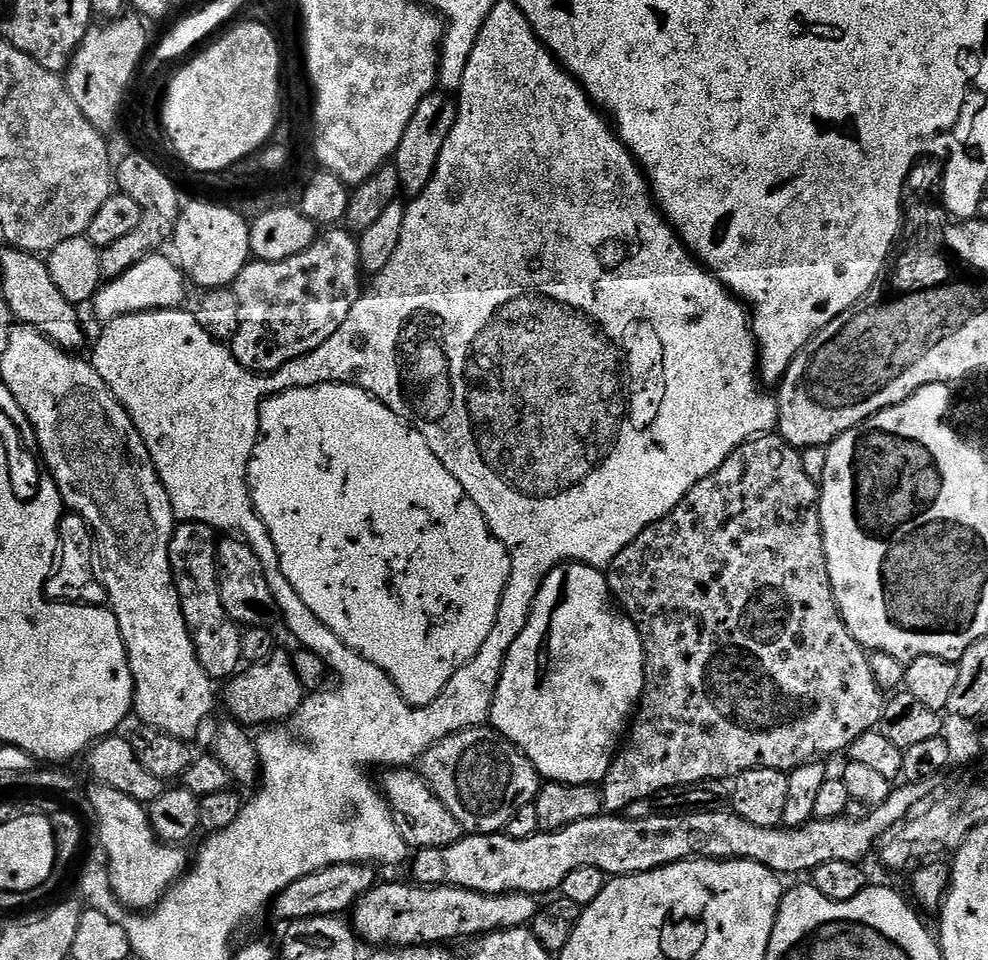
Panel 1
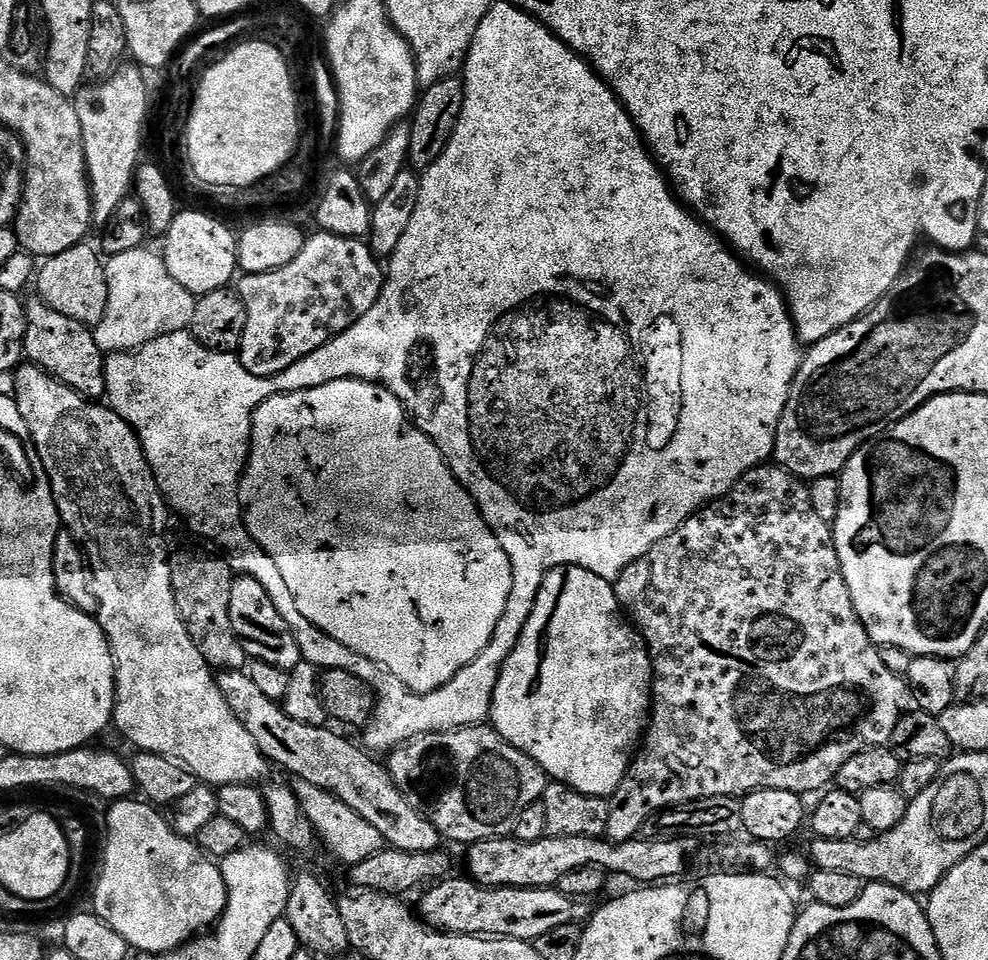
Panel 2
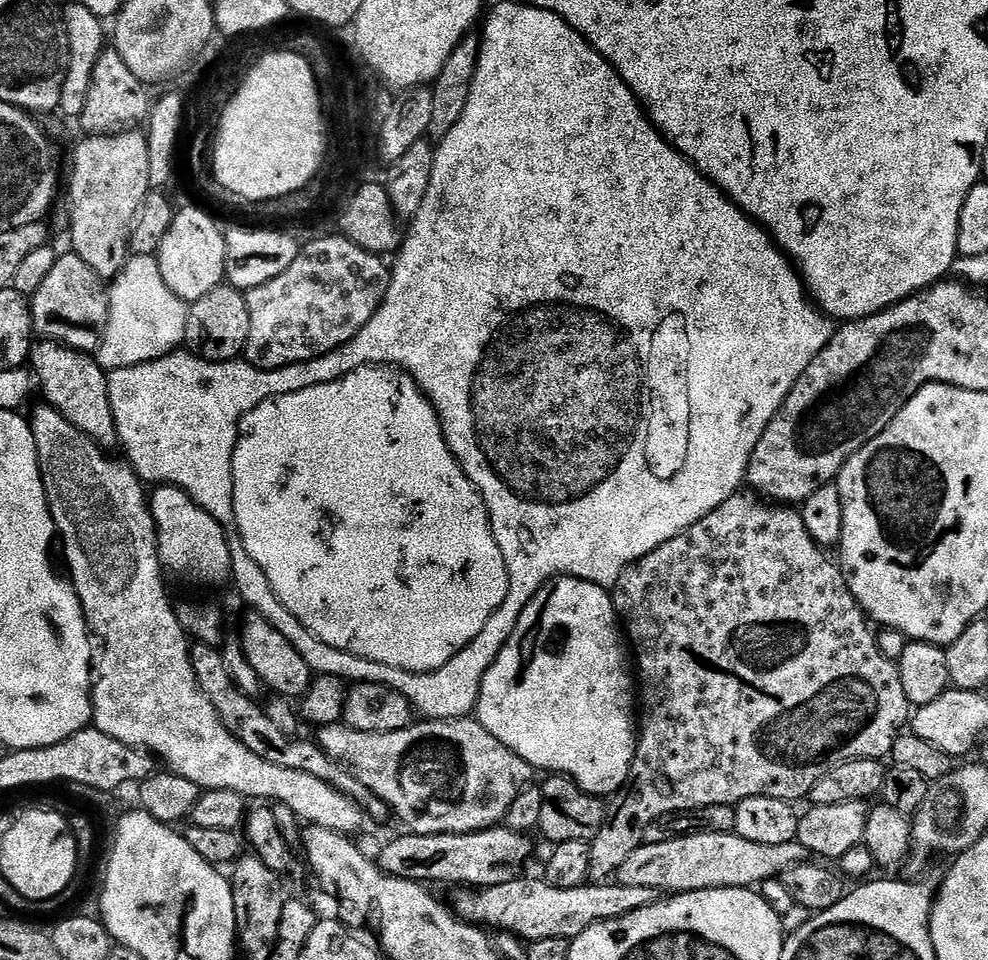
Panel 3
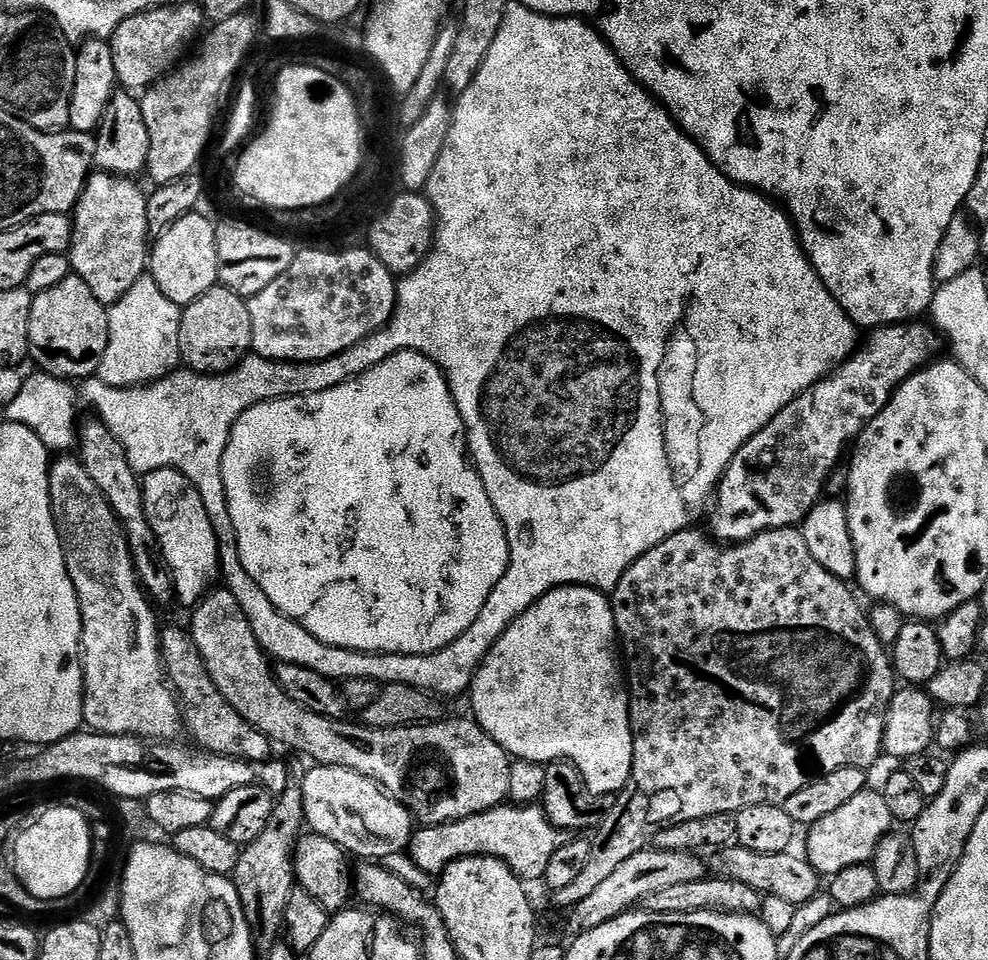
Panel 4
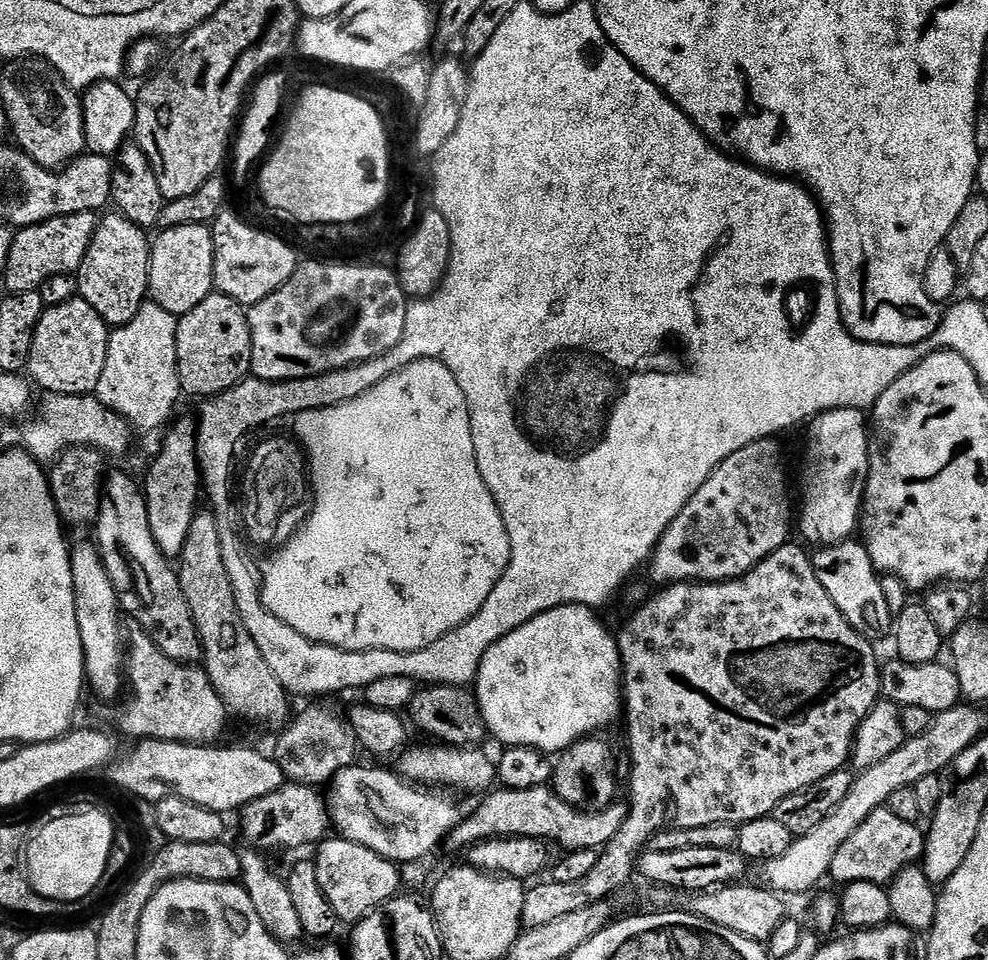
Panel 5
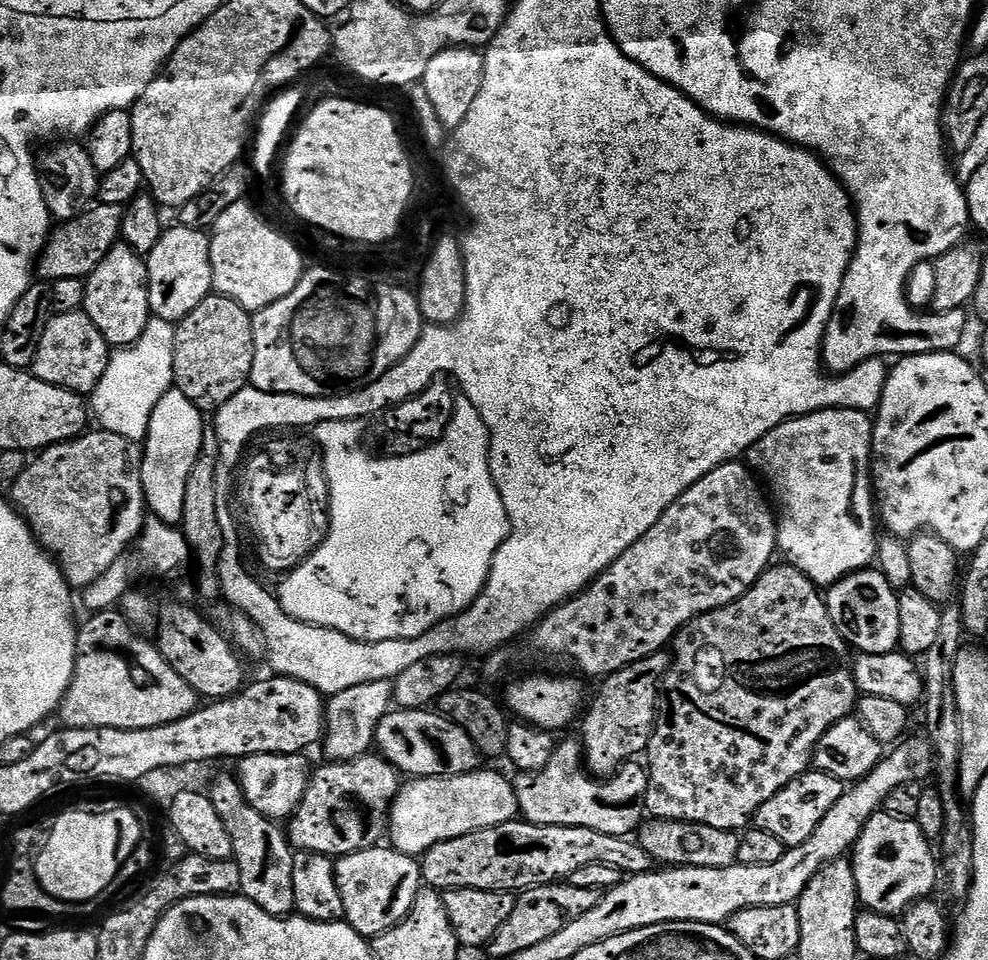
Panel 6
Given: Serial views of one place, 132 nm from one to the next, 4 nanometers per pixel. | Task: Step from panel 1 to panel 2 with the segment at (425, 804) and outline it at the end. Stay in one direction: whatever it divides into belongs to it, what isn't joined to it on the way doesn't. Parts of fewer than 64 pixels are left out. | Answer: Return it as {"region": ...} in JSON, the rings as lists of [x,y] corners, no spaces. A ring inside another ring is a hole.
{"region":[[[224,670],[216,676],[216,685],[222,690],[222,698],[234,710],[238,722],[246,726],[250,738],[260,753],[273,765],[285,768],[296,780],[304,780],[310,786],[318,786],[330,792],[343,804],[350,806],[372,827],[377,837],[387,847],[407,852],[434,852],[441,847],[442,837],[432,823],[423,816],[398,790],[387,767],[371,760],[369,753],[359,743],[351,744],[344,736],[331,732],[328,726],[319,728],[306,722],[294,722],[277,701],[266,698],[243,670]]]}

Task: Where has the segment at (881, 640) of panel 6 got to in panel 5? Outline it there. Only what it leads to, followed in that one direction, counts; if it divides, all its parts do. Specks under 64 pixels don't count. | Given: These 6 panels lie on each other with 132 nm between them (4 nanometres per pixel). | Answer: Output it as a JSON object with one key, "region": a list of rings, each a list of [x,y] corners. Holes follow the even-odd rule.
{"region":[[[849,538],[841,541],[840,544],[826,544],[817,547],[811,553],[811,558],[814,570],[818,574],[818,582],[822,582],[822,586],[826,586],[826,594],[830,594],[830,598],[834,598],[834,606],[838,606],[838,610],[842,610],[846,622],[850,622],[850,626],[854,626],[854,630],[858,630],[858,634],[862,634],[867,640],[876,642],[879,641],[879,636],[884,636],[887,632],[889,635],[893,631],[894,617],[892,611],[886,606],[886,597],[882,595],[881,573],[877,572],[876,567],[872,565],[870,554],[859,539]]]}

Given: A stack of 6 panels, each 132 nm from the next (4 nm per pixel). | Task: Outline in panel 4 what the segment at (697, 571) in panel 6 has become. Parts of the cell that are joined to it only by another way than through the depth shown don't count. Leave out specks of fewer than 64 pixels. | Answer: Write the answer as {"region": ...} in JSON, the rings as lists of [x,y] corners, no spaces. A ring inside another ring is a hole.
{"region":[[[909,322],[875,329],[869,335],[872,337],[865,344],[863,341],[839,368],[825,376],[810,391],[794,398],[790,406],[783,408],[761,432],[754,434],[754,438],[742,446],[742,450],[738,450],[714,493],[716,513],[712,516],[711,535],[717,541],[728,546],[745,544],[763,532],[803,525],[812,507],[819,504],[825,495],[834,473],[839,469],[836,467],[844,451],[846,456],[866,426],[882,414],[892,393],[901,384],[937,359],[936,351],[942,348],[941,337],[935,327],[925,324]]]}

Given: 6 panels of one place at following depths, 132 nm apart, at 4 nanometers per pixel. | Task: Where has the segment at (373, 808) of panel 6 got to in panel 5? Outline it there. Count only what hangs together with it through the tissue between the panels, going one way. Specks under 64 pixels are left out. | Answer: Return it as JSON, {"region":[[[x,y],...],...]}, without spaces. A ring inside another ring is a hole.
{"region":[[[286,782],[274,794],[266,794],[250,802],[239,813],[240,828],[247,843],[257,850],[268,848],[300,848],[303,844],[319,845],[330,832],[328,802],[304,782]]]}

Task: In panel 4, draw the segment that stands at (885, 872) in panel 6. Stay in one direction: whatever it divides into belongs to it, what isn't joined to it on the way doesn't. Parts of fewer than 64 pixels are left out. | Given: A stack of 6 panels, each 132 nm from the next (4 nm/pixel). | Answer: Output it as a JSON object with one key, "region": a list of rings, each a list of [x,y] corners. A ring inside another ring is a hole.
{"region":[[[866,790],[858,794],[852,801],[845,802],[839,810],[826,814],[826,818],[814,822],[807,829],[806,858],[810,866],[814,866],[814,870],[820,873],[821,877],[831,878],[852,866],[868,864],[875,856],[885,836],[893,831],[894,821],[890,810],[886,807],[883,791],[872,791]]]}

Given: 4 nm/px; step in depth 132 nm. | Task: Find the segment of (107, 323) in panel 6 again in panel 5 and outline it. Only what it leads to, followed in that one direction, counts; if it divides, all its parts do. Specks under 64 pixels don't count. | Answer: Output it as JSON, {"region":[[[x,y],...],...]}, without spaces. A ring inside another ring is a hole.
{"region":[[[112,210],[104,215],[99,217],[90,250],[86,250],[86,258],[75,278],[80,287],[79,299],[90,302],[108,325],[119,326],[130,322],[146,303],[152,245],[149,233],[120,211]]]}

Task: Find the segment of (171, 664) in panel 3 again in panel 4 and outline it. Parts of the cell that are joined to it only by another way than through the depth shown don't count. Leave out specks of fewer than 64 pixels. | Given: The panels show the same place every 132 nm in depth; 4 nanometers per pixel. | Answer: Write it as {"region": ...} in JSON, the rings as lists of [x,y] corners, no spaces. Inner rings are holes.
{"region":[[[64,454],[51,461],[48,469],[48,481],[50,482],[50,502],[52,503],[52,513],[56,529],[62,542],[62,550],[66,558],[66,566],[70,578],[74,582],[74,590],[78,594],[80,603],[80,613],[82,614],[82,638],[80,646],[82,649],[82,663],[84,666],[84,724],[91,731],[102,732],[106,736],[134,736],[145,742],[172,742],[179,732],[182,732],[182,704],[177,693],[170,687],[164,670],[162,659],[162,624],[156,621],[157,609],[150,599],[145,587],[140,582],[140,577],[136,571],[136,561],[132,558],[132,550],[128,547],[128,537],[124,534],[124,527],[120,524],[120,519],[114,514],[110,502],[94,486],[94,478],[86,474],[82,462],[75,455]],[[342,766],[309,767],[308,777],[304,780],[304,811],[307,827],[311,831],[317,832],[322,838],[330,838],[330,842],[334,842],[353,857],[364,856],[360,858],[368,862],[384,862],[387,861],[387,856],[396,856],[399,852],[401,855],[412,841],[412,813],[373,780]]]}

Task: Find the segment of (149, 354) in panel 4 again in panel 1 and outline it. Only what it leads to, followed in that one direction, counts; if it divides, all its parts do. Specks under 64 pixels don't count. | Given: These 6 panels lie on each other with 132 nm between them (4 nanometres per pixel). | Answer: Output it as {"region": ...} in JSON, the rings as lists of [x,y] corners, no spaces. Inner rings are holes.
{"region":[[[157,254],[142,258],[138,266],[130,266],[126,274],[114,280],[107,281],[97,292],[90,308],[96,311],[100,322],[114,320],[119,316],[138,314],[139,312],[158,312],[163,308],[178,308],[185,302],[184,284],[186,277],[180,270],[179,263],[171,255]]]}

